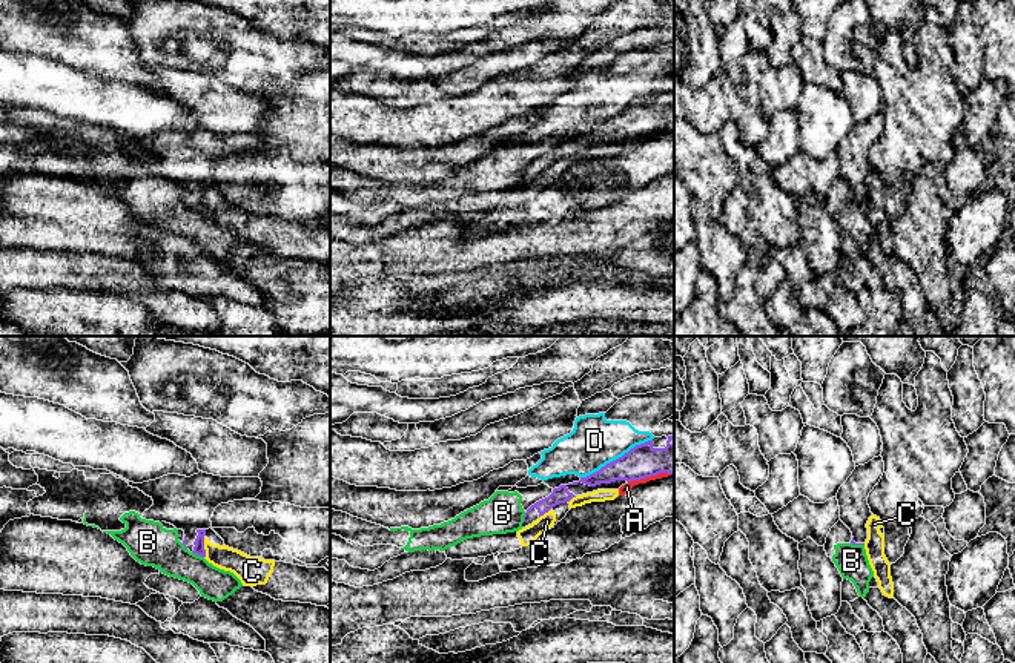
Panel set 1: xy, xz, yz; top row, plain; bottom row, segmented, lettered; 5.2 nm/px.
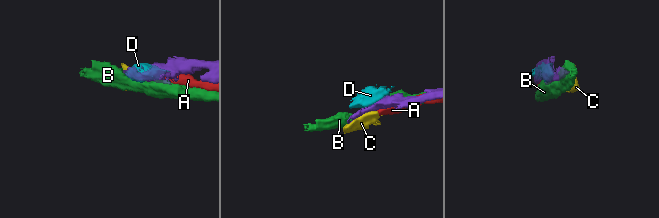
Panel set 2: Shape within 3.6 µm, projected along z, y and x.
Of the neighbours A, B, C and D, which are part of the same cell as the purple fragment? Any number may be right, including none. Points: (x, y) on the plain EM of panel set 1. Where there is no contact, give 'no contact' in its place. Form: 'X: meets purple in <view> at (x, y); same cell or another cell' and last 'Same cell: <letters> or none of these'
A: meets purple in xz at (648, 132); another cell
B: meets purple in xy at (198, 211); another cell
C: meets purple in xy at (203, 203); another cell
D: meets purple in xz at (616, 115); another cell
Same cell: none of these

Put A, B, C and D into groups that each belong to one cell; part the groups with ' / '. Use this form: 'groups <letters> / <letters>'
groups A C / B / D

